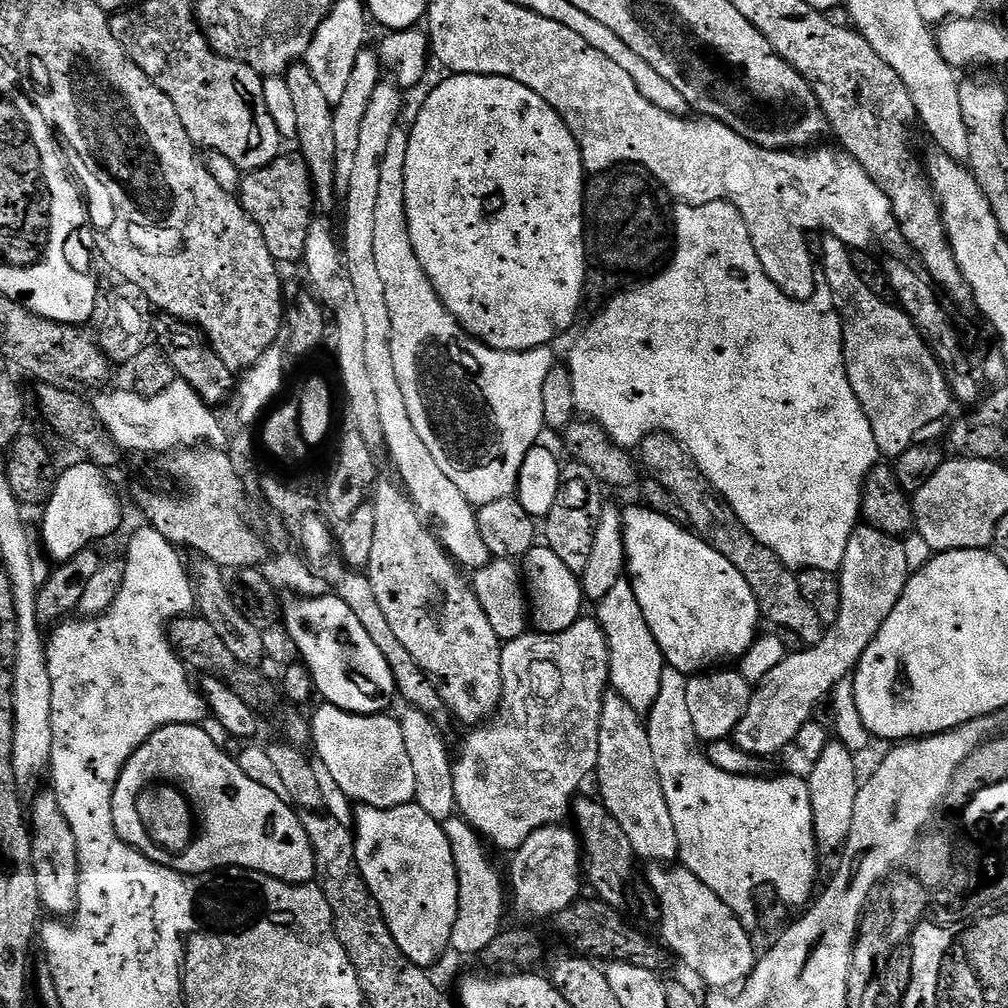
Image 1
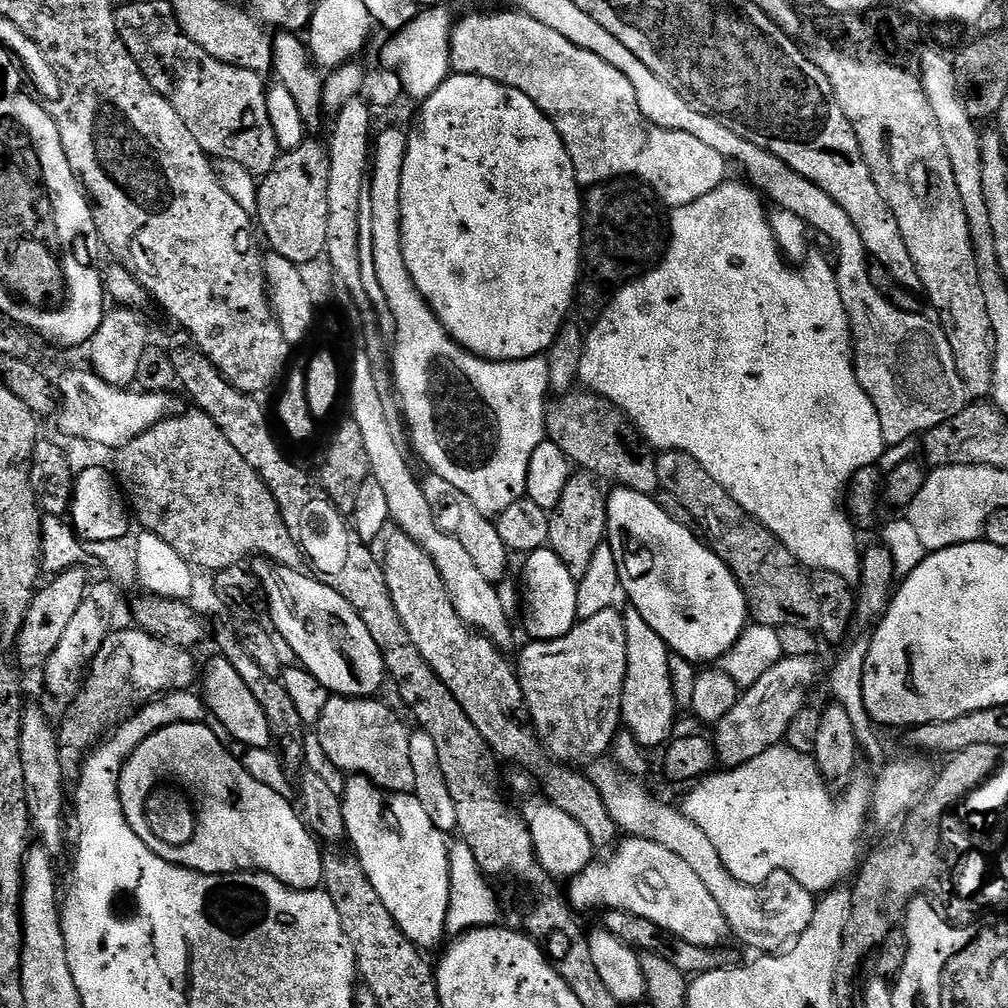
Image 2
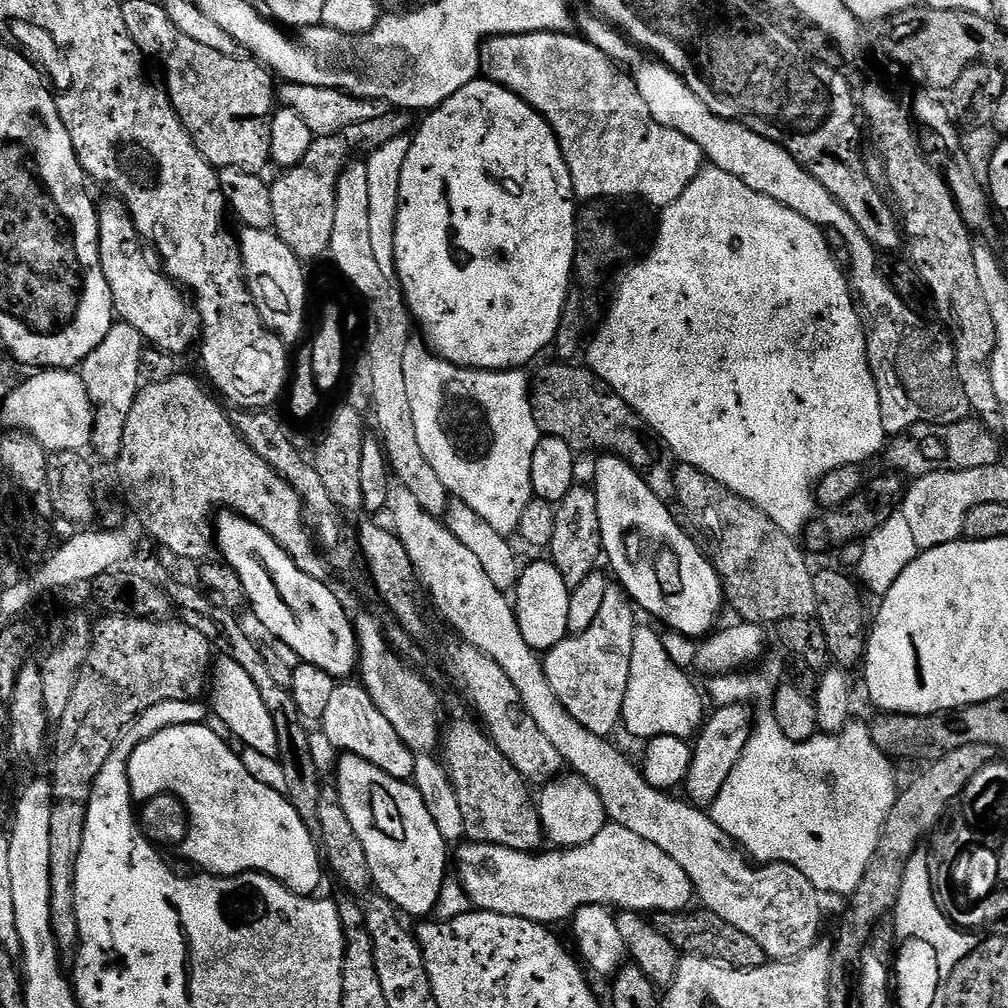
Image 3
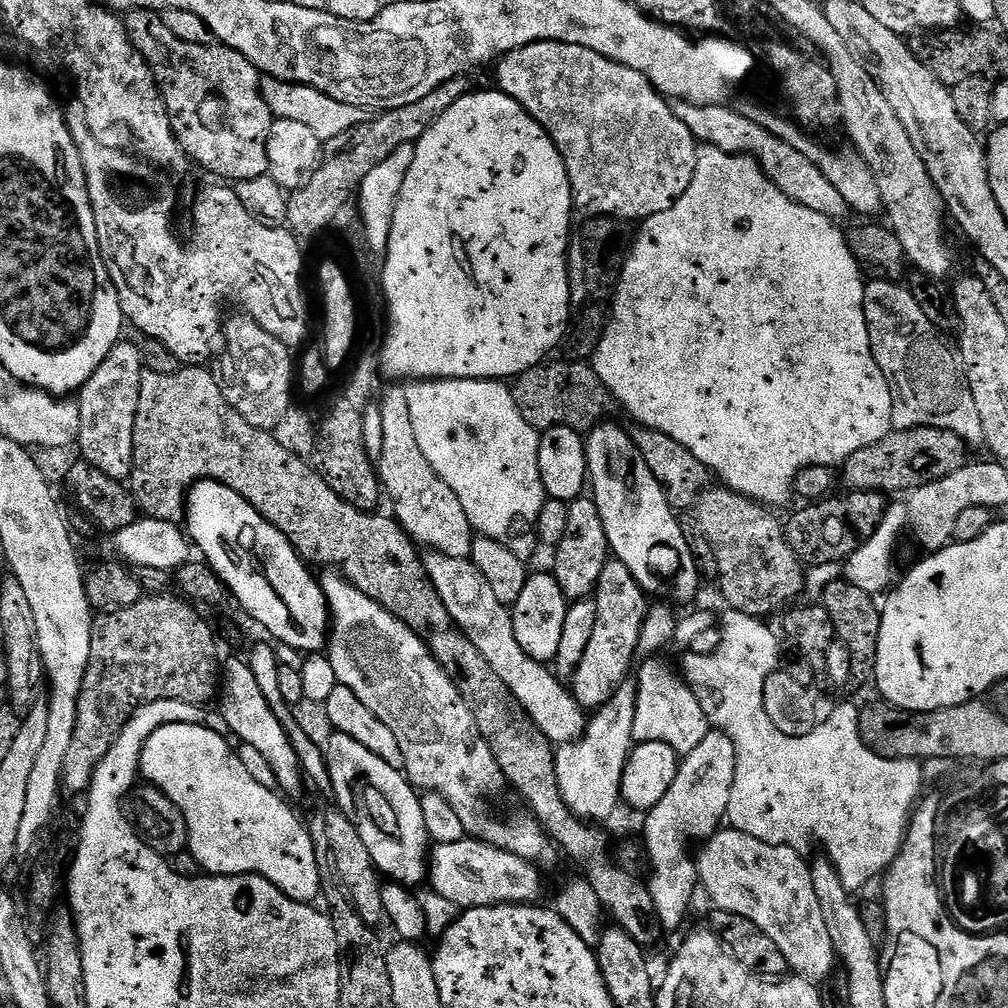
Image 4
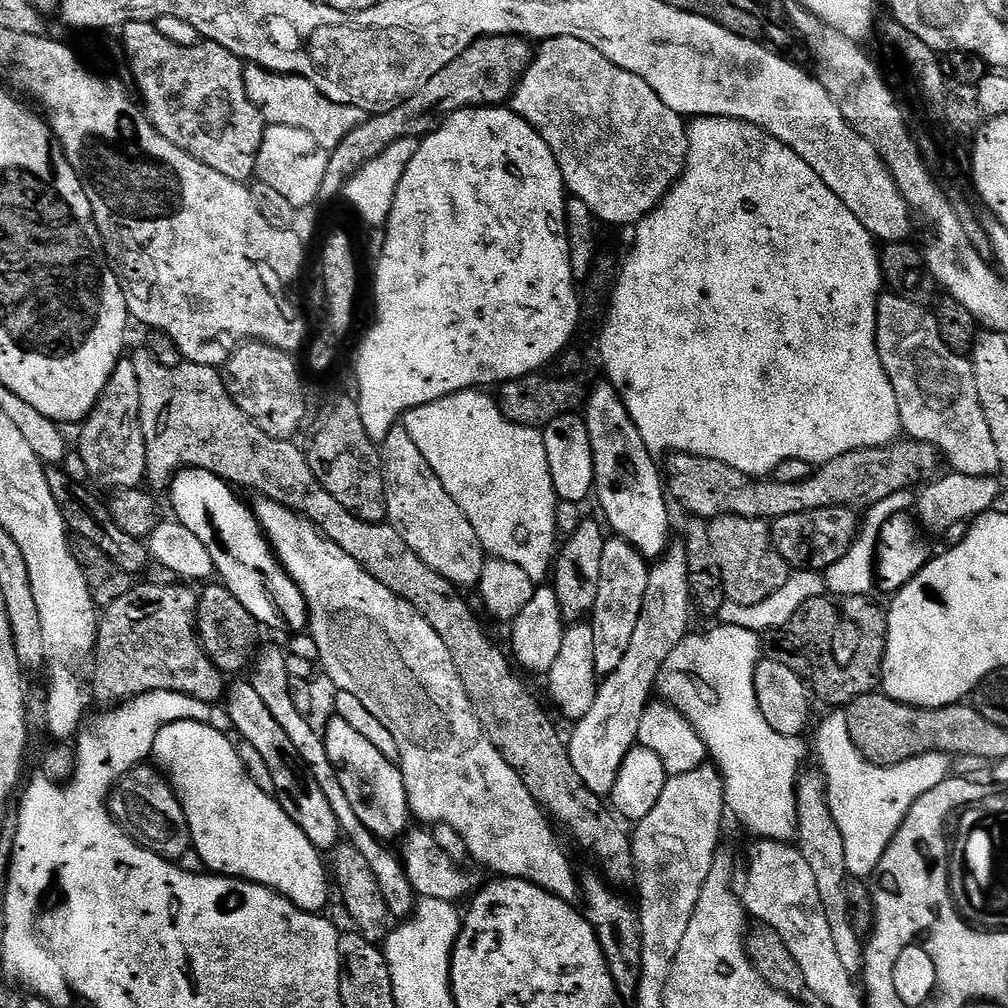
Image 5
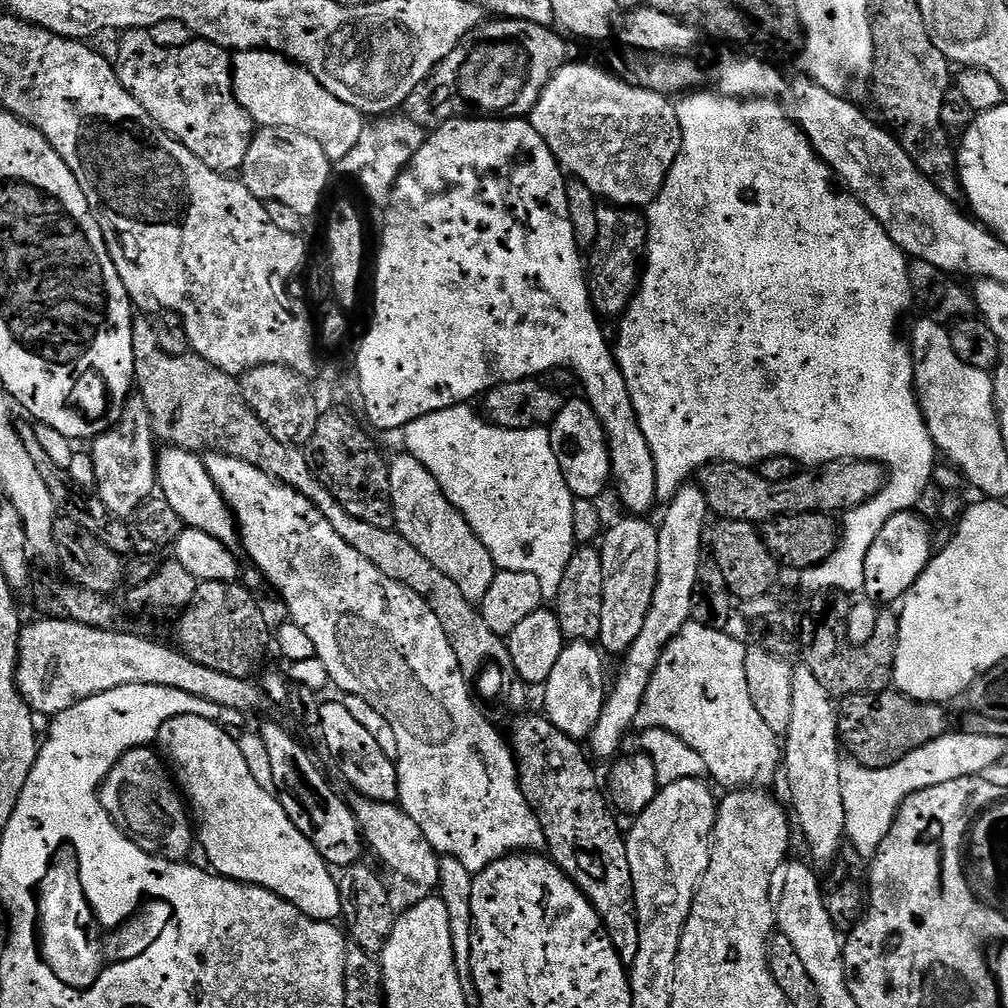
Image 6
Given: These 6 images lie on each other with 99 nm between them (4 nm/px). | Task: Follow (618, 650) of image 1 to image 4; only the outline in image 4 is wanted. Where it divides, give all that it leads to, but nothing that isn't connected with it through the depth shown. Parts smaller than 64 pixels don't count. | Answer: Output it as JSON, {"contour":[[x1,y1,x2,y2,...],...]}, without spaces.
{"contour":[[648,658,643,661,640,668,640,677,634,680,636,686,636,709,634,710,634,734,633,741,636,744,642,742,666,742,666,746,674,746,674,750,681,756,686,757,690,750,695,750,702,743,702,738,710,730,710,725,698,698,690,690,690,686,679,675,672,673,668,664,663,664,660,658]]}

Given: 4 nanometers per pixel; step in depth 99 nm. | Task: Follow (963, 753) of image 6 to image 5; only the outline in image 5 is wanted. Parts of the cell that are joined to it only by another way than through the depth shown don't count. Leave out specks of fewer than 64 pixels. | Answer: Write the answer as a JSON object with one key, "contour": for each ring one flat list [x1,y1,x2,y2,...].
{"contour":[[833,712,836,713,829,718,829,725,822,725,816,732,818,768,828,788,828,805,834,814,834,822,838,822,838,830,842,830,848,871,853,877,868,878,875,873,894,834,898,834,898,826,902,826,910,806,914,806,926,790,934,790,938,782,948,779,950,760,943,752,931,752,901,764,871,764,850,738,844,712]]}

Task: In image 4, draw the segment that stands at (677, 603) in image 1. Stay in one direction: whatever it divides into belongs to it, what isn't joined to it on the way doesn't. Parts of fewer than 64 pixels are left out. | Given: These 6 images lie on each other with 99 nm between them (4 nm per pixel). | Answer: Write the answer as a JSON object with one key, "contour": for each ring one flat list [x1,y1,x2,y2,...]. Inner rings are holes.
{"contour":[[612,423,599,424,597,428,587,433,584,441,590,496,596,501,598,514,602,514,602,526,606,526,606,538,611,555,621,560,626,570,630,570,630,574,634,574,638,586,642,586,646,594,661,591,659,596,661,601,677,600,678,603,684,604,687,600,694,599,696,591,702,586,696,560,692,557,686,538,683,537,677,513,670,506,662,486,658,486,658,478,650,474,650,466,646,466,646,458,642,458,632,432],[667,584,673,584,676,588,664,588]]}

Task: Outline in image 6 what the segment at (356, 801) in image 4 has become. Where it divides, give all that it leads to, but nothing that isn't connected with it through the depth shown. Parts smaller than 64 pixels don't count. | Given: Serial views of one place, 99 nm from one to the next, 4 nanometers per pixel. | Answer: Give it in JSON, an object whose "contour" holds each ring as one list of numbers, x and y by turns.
{"contour":[[340,700,329,704,321,704,321,720,318,732,324,735,324,744,328,752,340,763,340,772,348,779,349,784,359,795,377,800,378,802,392,802,397,799,396,766,393,757,382,754,378,742,373,736,346,710]]}

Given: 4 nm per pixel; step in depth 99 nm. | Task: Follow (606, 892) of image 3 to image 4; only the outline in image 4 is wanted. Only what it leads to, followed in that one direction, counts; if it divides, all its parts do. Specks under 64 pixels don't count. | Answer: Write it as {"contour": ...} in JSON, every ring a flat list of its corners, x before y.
{"contour":[[465,838,458,842,431,845,427,879,430,884,432,880,431,891,437,892,439,896,446,898,449,902,454,902,454,906,467,910,495,904,530,904,539,901,541,899,540,891,544,888,543,882,540,881,540,872,541,869,537,865,532,864,526,858,518,858,518,854,498,850,481,840]]}

